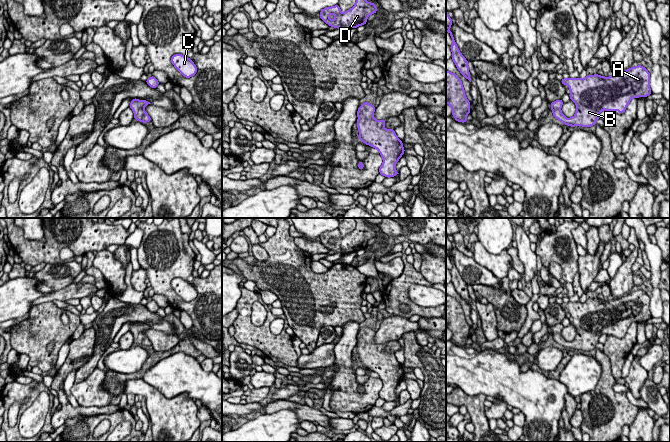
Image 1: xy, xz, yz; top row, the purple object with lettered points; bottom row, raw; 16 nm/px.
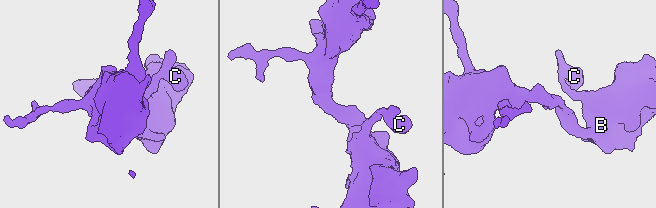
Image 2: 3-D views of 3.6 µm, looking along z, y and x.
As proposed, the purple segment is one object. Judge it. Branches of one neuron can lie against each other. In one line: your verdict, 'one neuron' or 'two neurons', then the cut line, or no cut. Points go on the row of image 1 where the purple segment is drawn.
one neuron; no cut

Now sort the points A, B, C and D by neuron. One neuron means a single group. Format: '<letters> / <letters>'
A B C D

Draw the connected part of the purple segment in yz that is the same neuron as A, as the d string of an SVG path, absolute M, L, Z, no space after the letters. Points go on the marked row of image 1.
M641 65L608 78L598 74L587 75L585 79L563 78L561 83L568 85L570 100L577 107L576 113L566 118L561 111L562 99L551 102L551 110L553 116L565 125L591 127L602 110L624 113L632 98L651 95L649 82L650 73Z

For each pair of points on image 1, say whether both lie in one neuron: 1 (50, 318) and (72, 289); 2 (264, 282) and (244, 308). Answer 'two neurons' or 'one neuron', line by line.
1: two neurons
2: two neurons

